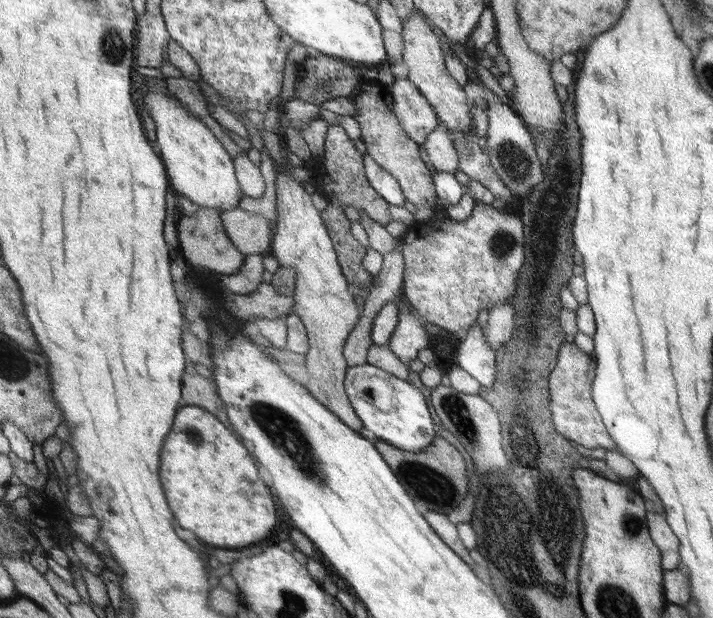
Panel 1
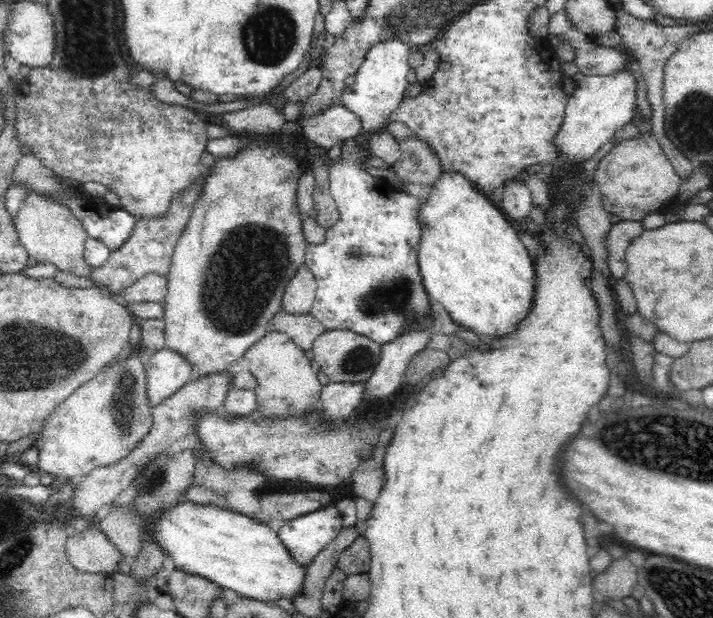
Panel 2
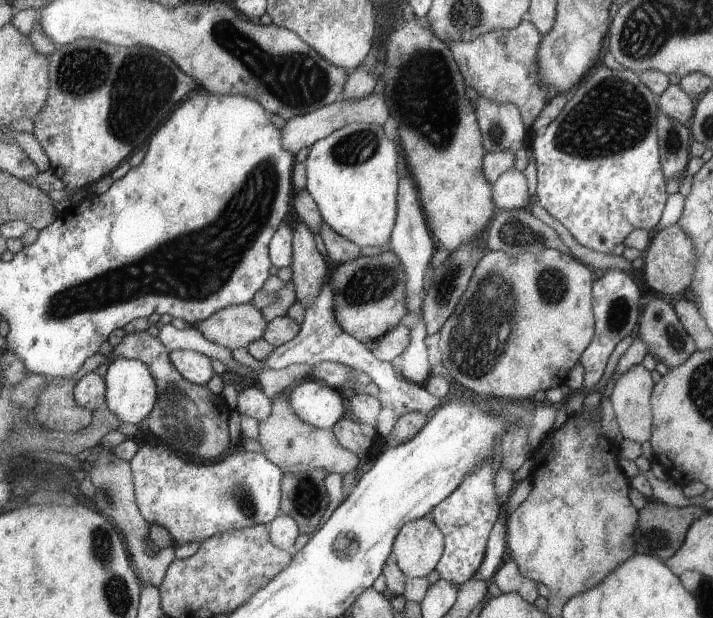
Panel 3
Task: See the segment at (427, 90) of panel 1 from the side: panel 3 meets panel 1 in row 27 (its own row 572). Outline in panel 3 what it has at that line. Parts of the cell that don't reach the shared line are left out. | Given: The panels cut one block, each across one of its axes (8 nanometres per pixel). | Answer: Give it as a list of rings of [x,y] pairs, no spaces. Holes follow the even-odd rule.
[[[418,518],[403,524],[394,540],[396,566],[407,578],[426,577],[437,566],[445,537],[432,520]]]

